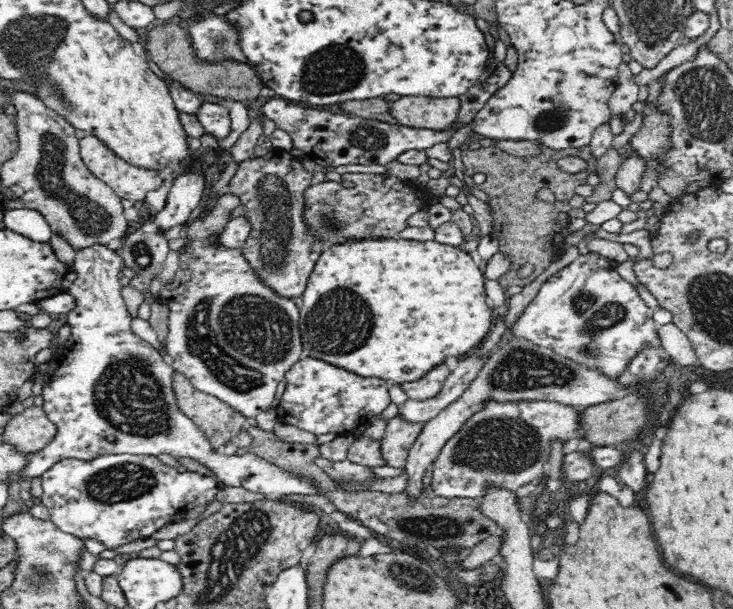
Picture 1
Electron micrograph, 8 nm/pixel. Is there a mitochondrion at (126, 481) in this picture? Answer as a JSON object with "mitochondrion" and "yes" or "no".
{"mitochondrion":"yes"}

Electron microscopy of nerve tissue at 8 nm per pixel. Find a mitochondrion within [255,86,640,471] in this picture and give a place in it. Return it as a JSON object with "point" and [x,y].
{"point":[340,322]}

